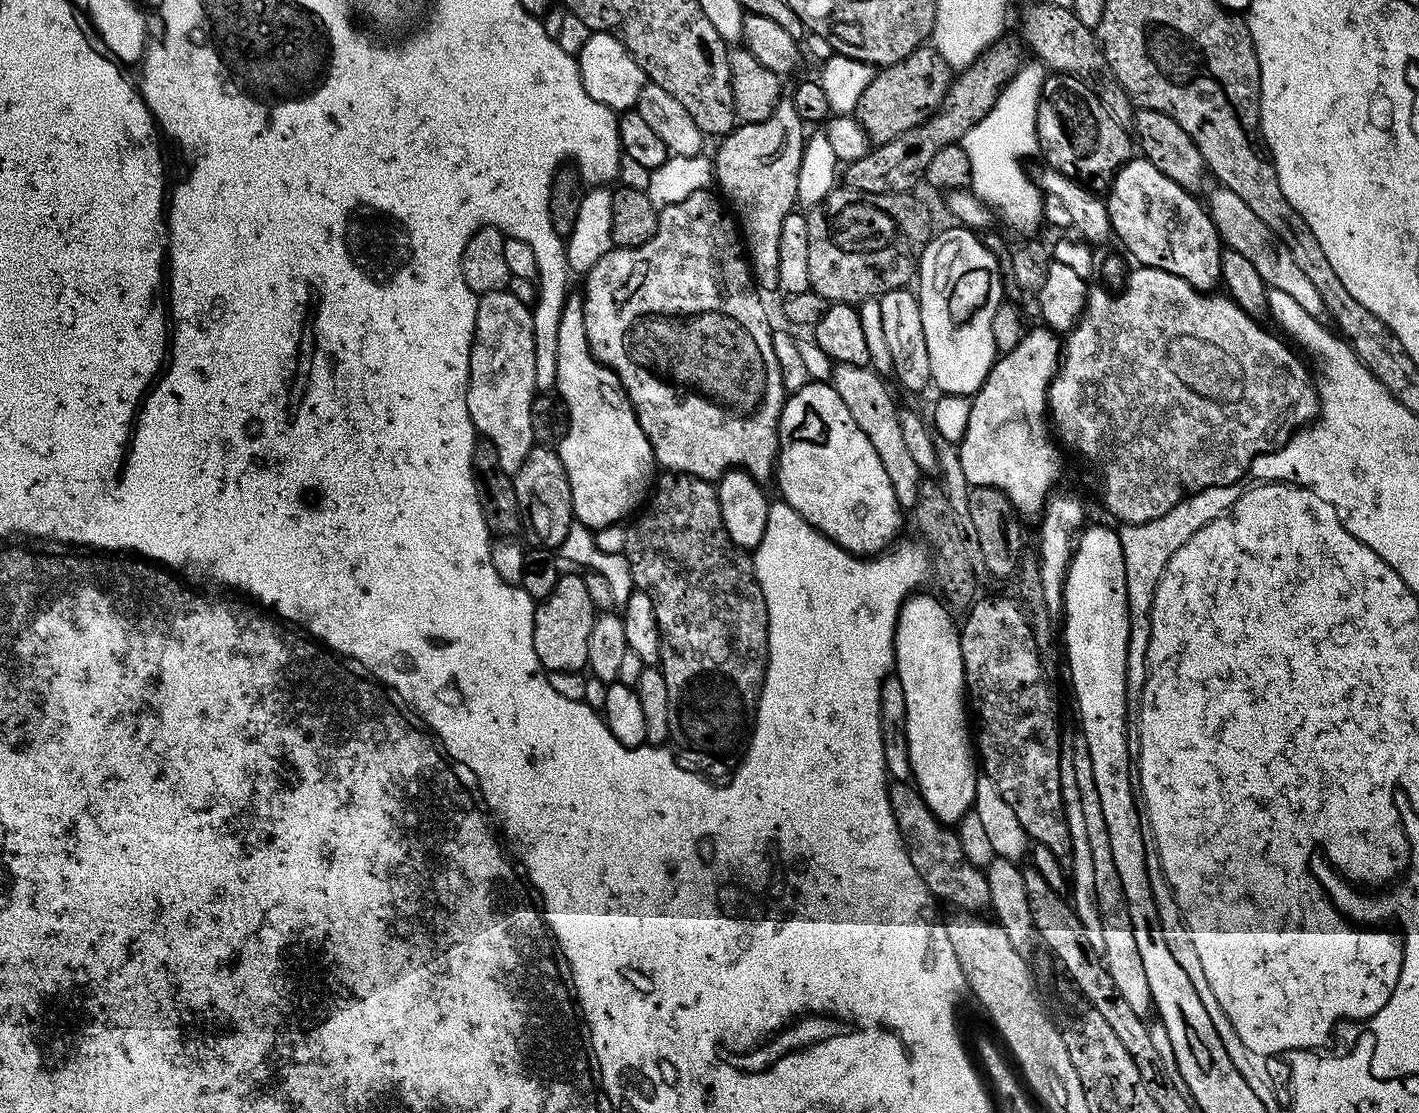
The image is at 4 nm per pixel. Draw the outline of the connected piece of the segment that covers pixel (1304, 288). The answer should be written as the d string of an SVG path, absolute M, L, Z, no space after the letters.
M1223 186L1215 187L1207 189L1206 207L1221 241L1227 247L1242 254L1254 266L1254 269L1258 270L1262 282L1268 288L1284 291L1289 298L1294 298L1294 302L1298 302L1298 306L1302 306L1302 310L1306 310L1306 314L1310 314L1310 318L1323 321L1326 311L1322 302L1322 294L1318 294L1310 278L1306 278L1303 270L1295 264L1290 250L1286 250L1286 246L1277 238L1274 230L1270 230L1270 226L1266 226L1266 222L1262 222L1262 218L1258 218L1258 214L1254 214L1254 210L1250 210L1250 206L1246 206L1246 202L1242 202L1242 198L1234 194L1234 190Z

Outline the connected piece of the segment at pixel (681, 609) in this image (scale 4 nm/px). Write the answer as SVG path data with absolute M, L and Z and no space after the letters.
M661 471L655 481L654 491L647 501L647 508L648 512L641 511L627 525L626 542L624 543L622 556L630 566L633 585L639 591L645 592L650 598L650 602L654 602L654 614L658 618L658 626L660 627L660 663L658 667L664 673L666 691L670 693L670 736L673 741L676 739L682 747L689 748L692 752L701 752L704 756L713 756L716 759L716 764L705 766L705 773L703 772L705 777L724 776L723 778L728 778L731 777L734 771L734 762L743 757L748 742L752 738L752 729L756 722L756 703L760 701L760 691L764 685L764 672L768 669L768 611L766 610L766 598L762 594L760 583L756 577L756 566L753 557L745 549L734 546L734 542L730 542L730 534L726 534L722 522L722 510L718 506L718 498L716 497L715 483L699 480L685 472Z

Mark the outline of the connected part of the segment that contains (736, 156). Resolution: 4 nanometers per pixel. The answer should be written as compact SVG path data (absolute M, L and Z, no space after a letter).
M737 126L719 141L720 149L714 155L714 180L717 185L720 183L719 191L738 221L757 289L767 294L780 289L779 234L782 234L782 218L798 204L798 170L804 154L800 150L788 152L792 144L784 132L756 131L760 130Z

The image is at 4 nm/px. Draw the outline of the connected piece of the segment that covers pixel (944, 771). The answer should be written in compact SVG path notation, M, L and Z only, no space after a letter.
M913 594L904 601L896 620L894 674L902 682L902 694L906 694L906 738L914 787L943 824L956 826L966 813L973 811L978 775L978 764L974 759L974 736L970 731L970 712L966 707L960 634L957 621L955 624L948 617L949 609L935 595L920 595Z

